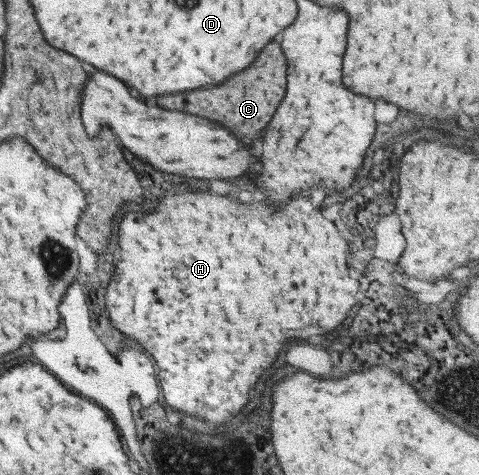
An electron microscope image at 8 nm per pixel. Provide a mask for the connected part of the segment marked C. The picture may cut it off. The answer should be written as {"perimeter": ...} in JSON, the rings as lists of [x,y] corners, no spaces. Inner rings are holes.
{"perimeter":[[[270,41],[260,51],[256,61],[252,65],[248,65],[248,69],[244,69],[244,73],[232,75],[228,81],[224,81],[224,85],[192,91],[186,95],[156,97],[156,105],[160,105],[162,109],[168,109],[168,111],[182,111],[182,113],[198,115],[198,117],[204,115],[209,120],[212,119],[232,131],[242,146],[251,147],[252,141],[262,134],[284,97],[286,87],[284,61],[280,47],[274,41]]]}

